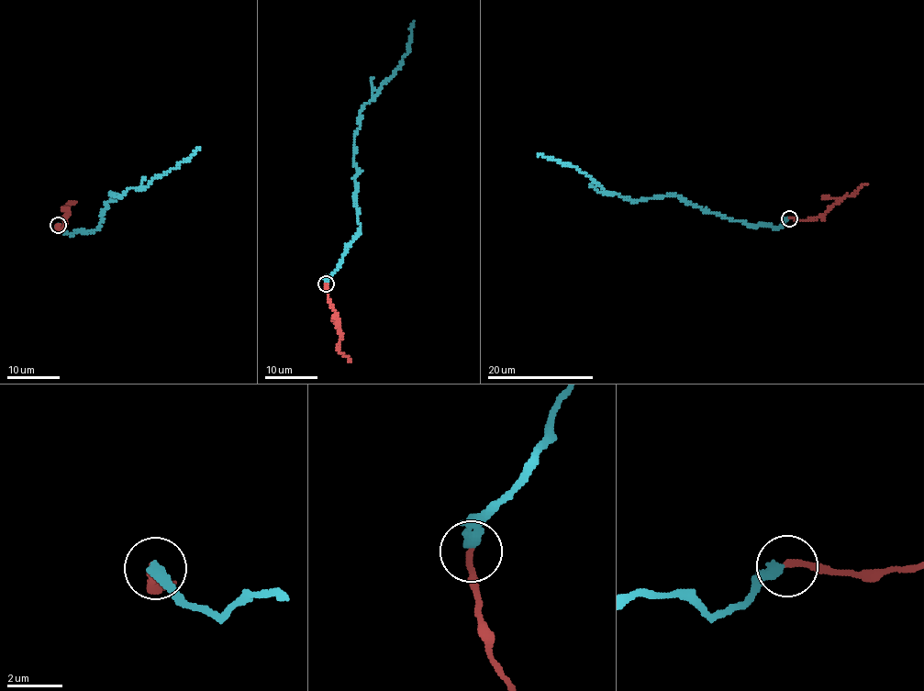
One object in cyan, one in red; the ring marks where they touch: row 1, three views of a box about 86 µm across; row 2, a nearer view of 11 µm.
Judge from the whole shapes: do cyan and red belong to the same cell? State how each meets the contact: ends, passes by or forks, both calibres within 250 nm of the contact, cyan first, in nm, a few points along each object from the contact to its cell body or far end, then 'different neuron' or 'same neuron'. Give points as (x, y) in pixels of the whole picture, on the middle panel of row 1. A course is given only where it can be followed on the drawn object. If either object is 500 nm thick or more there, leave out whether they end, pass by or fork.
cyan ends | red ends | 420/240 nm | cyan via (326, 283), (360, 228), (354, 203), (359, 111), (399, 65), (414, 20) | red via (326, 283), (328, 299), (338, 319), (337, 327), (340, 337), (339, 350), (350, 362) | different neuron

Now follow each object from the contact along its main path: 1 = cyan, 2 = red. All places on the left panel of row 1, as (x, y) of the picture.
1: (58, 225), (70, 234), (94, 230), (113, 198), (111, 195), (120, 196), (128, 187), (144, 187), (200, 148)
2: (58, 225), (59, 229), (65, 224), (63, 218), (67, 213), (64, 209), (75, 202)

